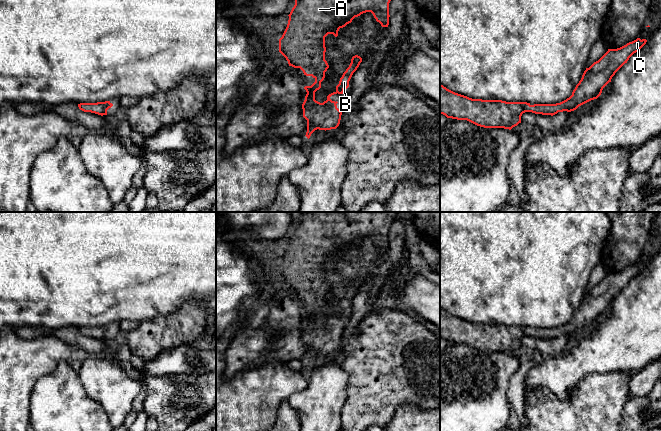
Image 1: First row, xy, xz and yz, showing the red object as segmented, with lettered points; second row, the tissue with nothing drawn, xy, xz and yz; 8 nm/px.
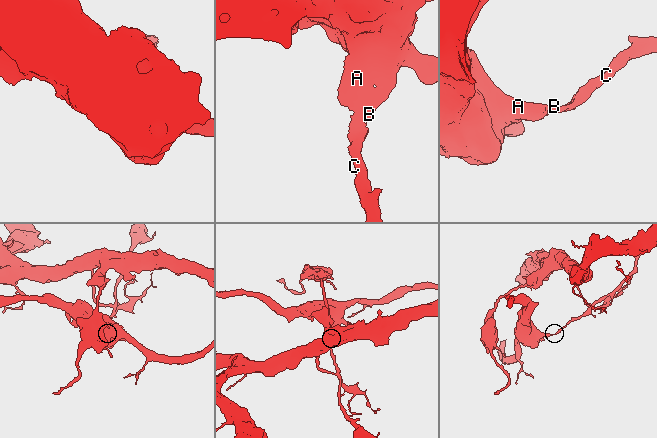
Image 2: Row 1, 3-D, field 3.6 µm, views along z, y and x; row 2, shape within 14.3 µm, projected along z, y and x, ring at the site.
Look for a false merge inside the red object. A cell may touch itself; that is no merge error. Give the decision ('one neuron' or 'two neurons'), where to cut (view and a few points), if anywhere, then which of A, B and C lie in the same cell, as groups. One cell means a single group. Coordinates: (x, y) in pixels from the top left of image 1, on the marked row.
two neurons; cut xz (321, 103), (303, 110); groups A B / C

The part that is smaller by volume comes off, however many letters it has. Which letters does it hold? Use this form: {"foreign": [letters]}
{"foreign": ["A", "B"]}

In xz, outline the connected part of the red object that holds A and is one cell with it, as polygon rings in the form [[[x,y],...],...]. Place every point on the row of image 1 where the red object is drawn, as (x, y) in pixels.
[[[295,0],[287,27],[279,39],[279,52],[289,66],[300,68],[304,75],[315,79],[311,86],[304,87],[307,94],[303,110],[321,104],[315,100],[315,92],[321,88],[329,68],[325,60],[325,37],[328,34],[337,37],[340,28],[366,12],[371,12],[382,27],[388,27],[390,1]]]

